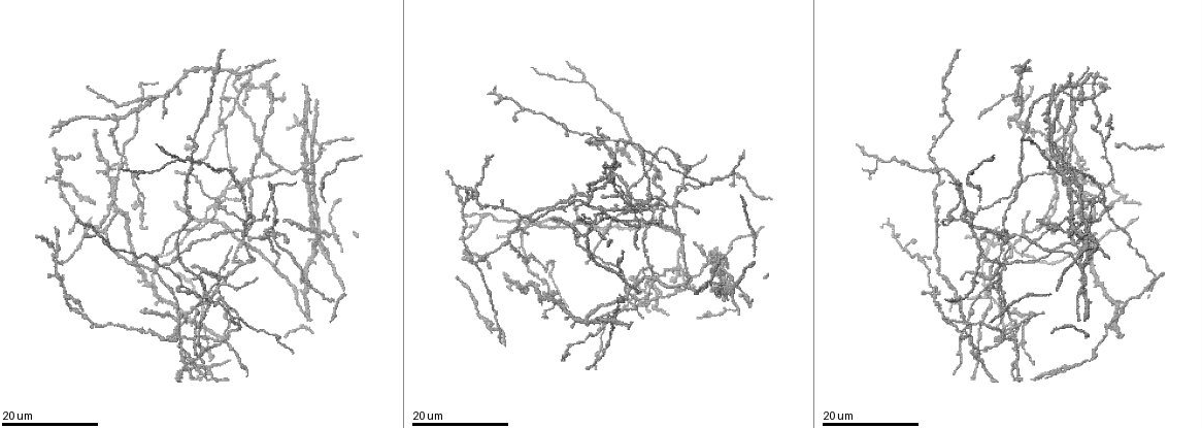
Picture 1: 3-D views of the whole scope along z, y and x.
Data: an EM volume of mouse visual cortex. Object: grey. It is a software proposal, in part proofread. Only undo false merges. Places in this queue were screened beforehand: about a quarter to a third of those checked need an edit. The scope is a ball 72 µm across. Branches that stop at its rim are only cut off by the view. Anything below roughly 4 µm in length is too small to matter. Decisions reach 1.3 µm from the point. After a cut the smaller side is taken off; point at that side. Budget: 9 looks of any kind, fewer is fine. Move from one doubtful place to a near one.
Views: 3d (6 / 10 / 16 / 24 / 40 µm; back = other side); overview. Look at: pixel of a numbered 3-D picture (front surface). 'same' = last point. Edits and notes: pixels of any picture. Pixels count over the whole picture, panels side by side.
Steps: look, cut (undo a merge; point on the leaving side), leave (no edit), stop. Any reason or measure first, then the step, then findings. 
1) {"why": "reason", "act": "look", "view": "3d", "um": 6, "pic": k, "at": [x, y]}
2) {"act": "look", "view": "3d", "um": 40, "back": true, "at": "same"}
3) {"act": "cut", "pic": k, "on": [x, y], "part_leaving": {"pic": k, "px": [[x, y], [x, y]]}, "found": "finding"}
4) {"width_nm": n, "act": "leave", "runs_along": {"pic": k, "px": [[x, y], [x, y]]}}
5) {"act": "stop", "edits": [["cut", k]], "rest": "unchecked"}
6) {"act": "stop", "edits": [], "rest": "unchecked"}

{"why": "two arms in line, one across", "act": "look", "view": "3d", "um": 16, "pic": 1, "at": [877, 159]}

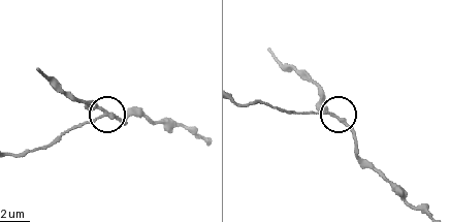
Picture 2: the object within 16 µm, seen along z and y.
{"act": "look", "view": "3d", "um": 10, "pic": 2, "at": [335, 114]}

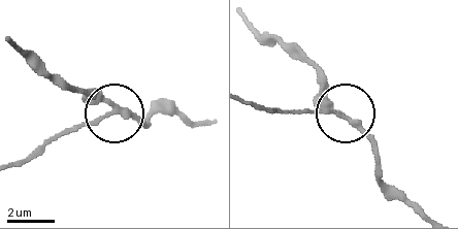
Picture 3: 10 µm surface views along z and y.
{"arms": 3, "act": "cut", "pic": 3, "on": [79, 125], "part_leaving": {"pic": 3, "px": [[115, 115], [63, 128], [17, 162]]}, "found": "two neurons meet here"}

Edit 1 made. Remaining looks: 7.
{"act": "look", "view": "overview"}

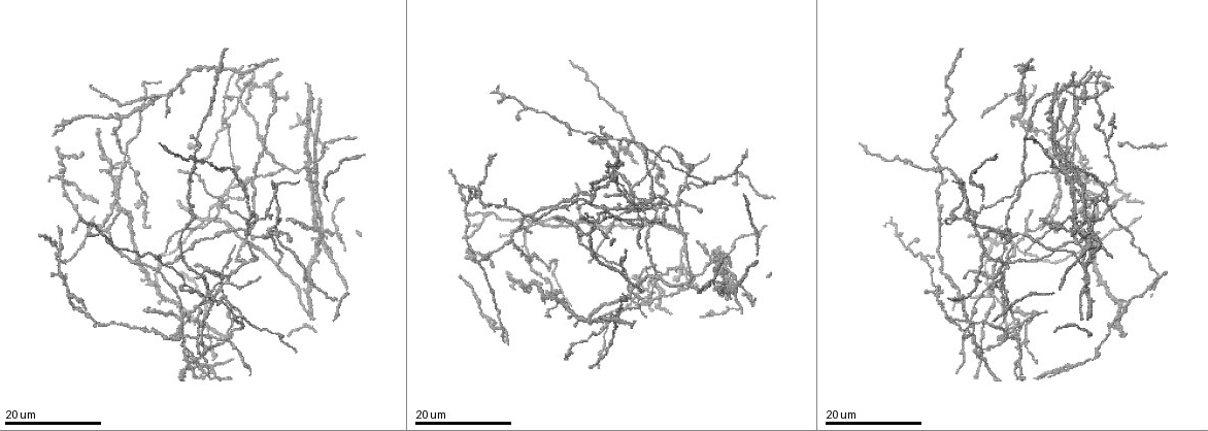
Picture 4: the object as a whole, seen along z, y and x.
{"why": "three arms meet", "act": "look", "view": "3d", "um": 24, "pic": 4, "at": [514, 240]}

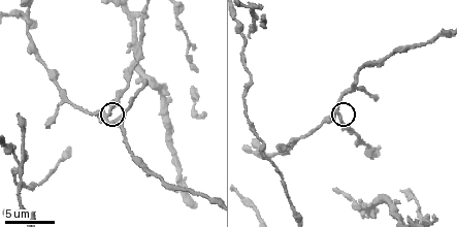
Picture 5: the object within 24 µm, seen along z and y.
{"act": "look", "view": "3d", "um": 6, "pic": 5, "at": [338, 118]}

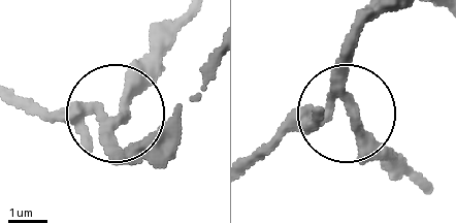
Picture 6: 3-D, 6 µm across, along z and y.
{"act": "look", "view": "3d", "um": 6, "back": true, "pic": 6, "at": [118, 117]}

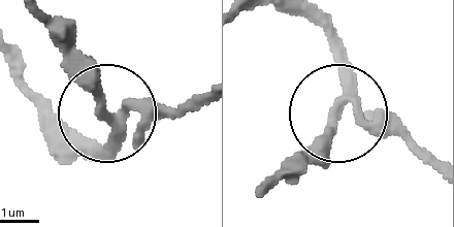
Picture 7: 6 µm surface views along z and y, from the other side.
{"side_arm_um": 28, "act": "leave", "found": "continuous, no second neuron"}

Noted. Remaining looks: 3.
{"why": "four arms meet", "act": "look", "view": "3d", "um": 24, "pic": 4, "at": [228, 189]}

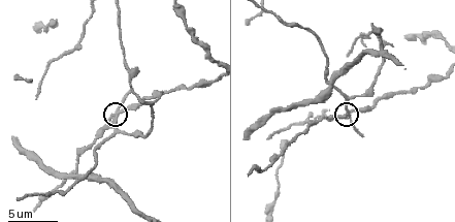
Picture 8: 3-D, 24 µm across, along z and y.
{"why": "closer look", "act": "look", "view": "3d", "um": 10, "pic": 8, "at": [116, 118]}

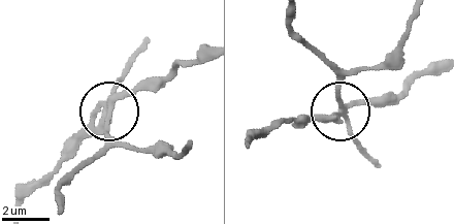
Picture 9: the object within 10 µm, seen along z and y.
{"arms": 4, "act": "cut", "pic": 9, "on": [336, 92], "part_leaving": {"pic": 9, "px": [[344, 110], [344, 82], [379, 64], [411, 17]]}, "found": "a second neuron is stuck on"}

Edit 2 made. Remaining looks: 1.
{"act": "stop", "edits": [["cut", 3], ["cut", 9]], "rest": "unchecked"}

